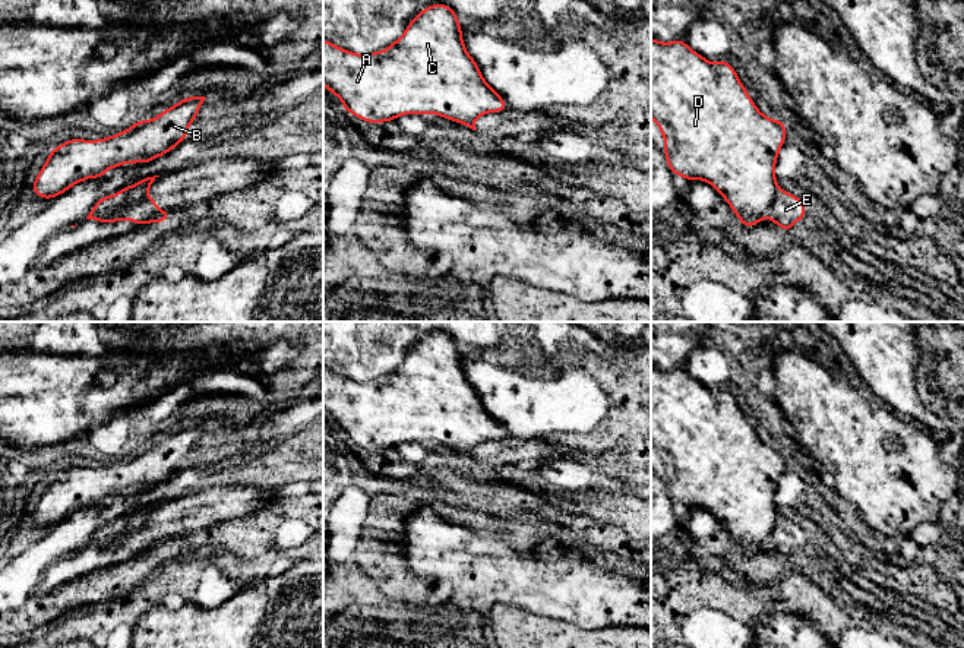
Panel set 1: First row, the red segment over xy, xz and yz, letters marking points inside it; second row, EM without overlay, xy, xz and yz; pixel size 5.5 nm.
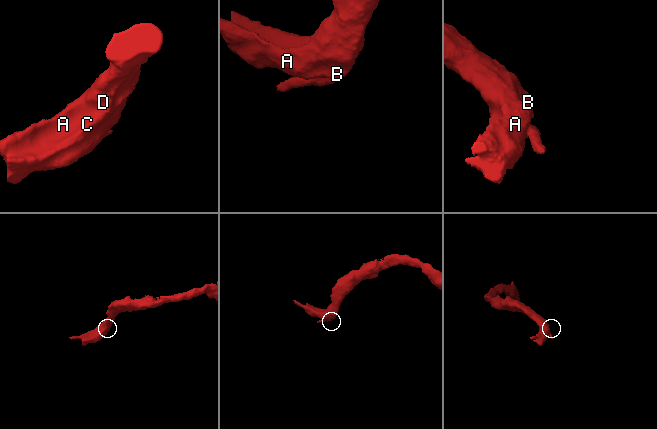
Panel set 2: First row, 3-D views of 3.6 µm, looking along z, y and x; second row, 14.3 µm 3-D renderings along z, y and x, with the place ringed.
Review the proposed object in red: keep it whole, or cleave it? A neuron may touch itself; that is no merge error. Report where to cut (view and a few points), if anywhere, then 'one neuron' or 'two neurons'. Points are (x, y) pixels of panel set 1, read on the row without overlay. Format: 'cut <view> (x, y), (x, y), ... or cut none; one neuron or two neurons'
cut xy (148, 517), (139, 525), (116, 531); two neurons

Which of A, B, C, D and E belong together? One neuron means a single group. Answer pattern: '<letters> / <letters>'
A B C D / E

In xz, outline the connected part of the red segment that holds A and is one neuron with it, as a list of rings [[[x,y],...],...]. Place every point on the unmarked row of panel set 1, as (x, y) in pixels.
[[[442,331],[417,341],[405,360],[382,379],[357,382],[323,367],[323,414],[341,427],[344,437],[370,452],[405,442],[436,442],[468,451],[508,437],[468,382],[456,339]]]

